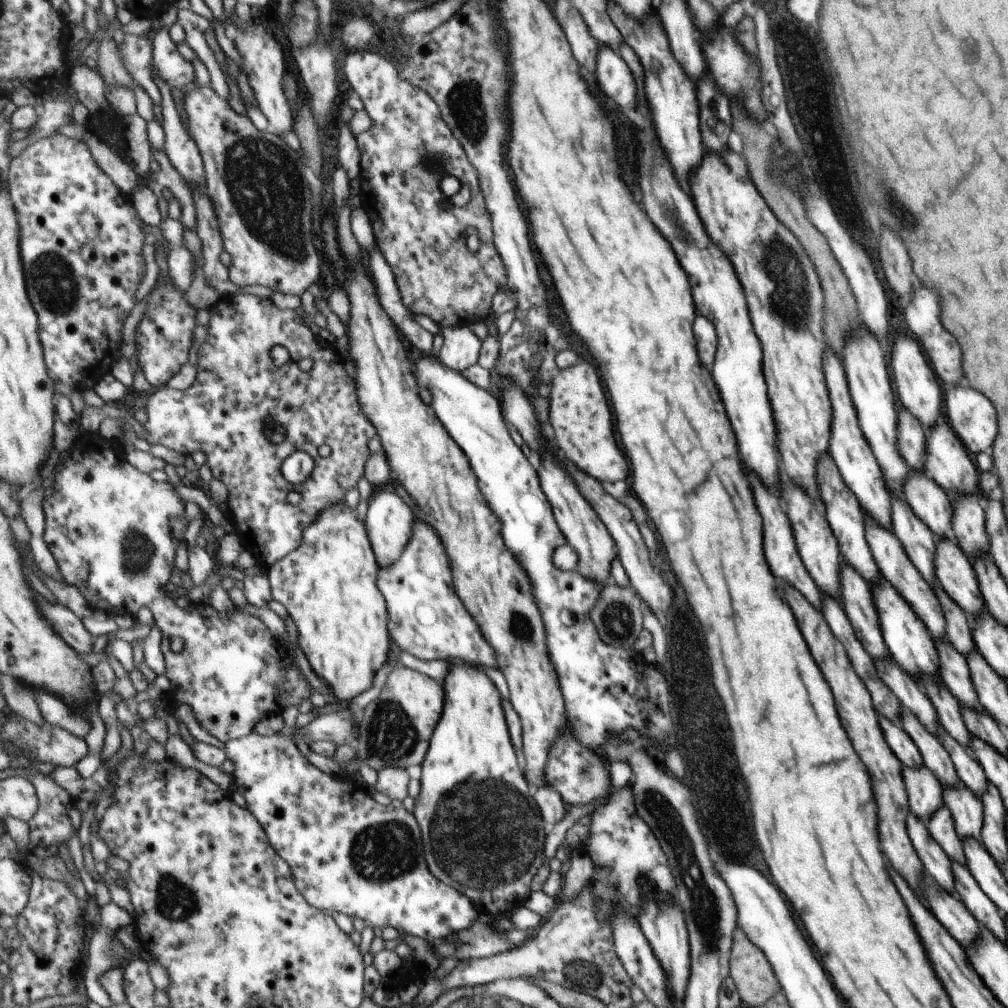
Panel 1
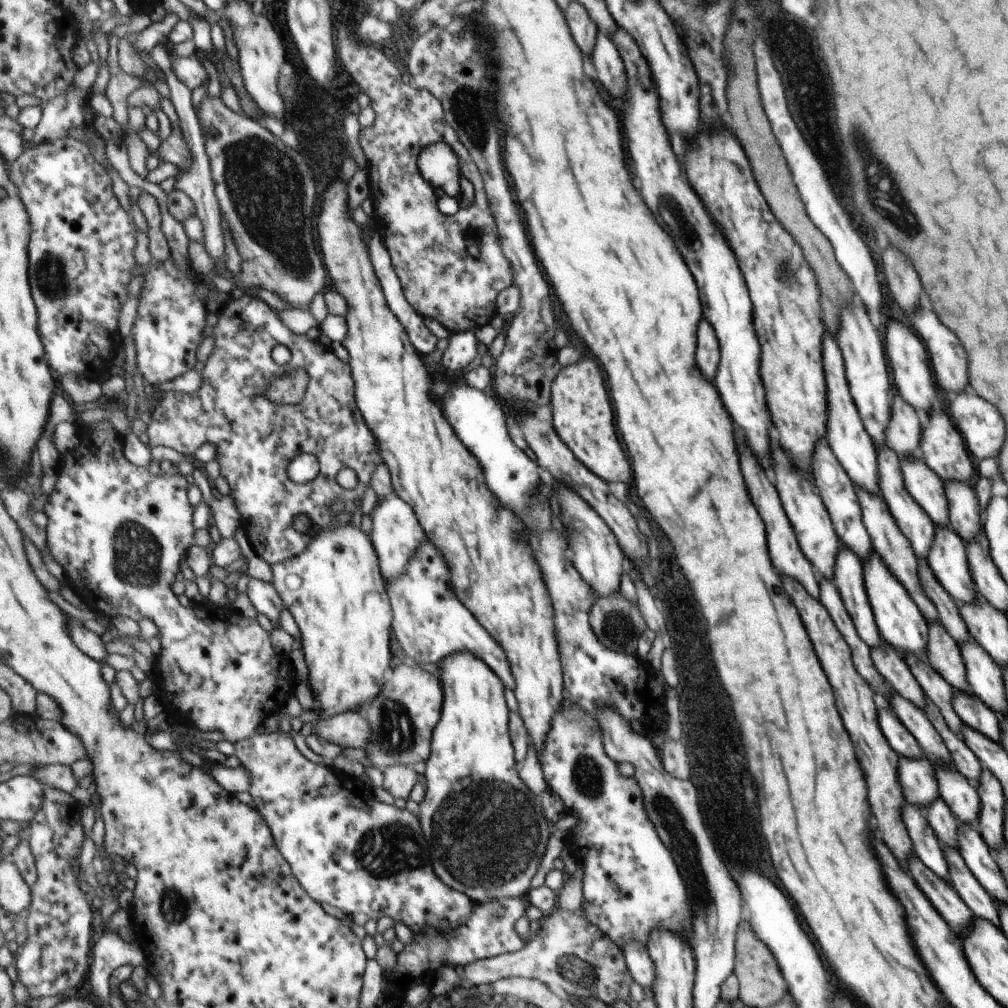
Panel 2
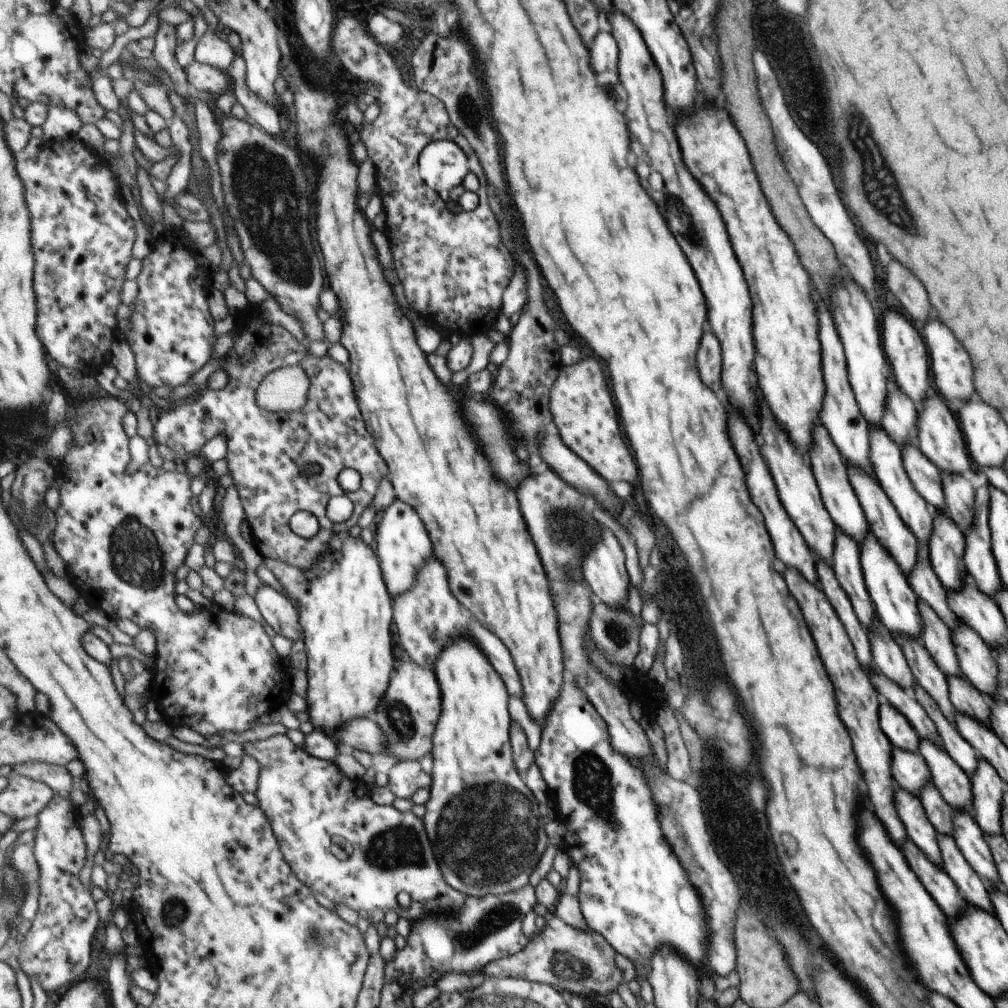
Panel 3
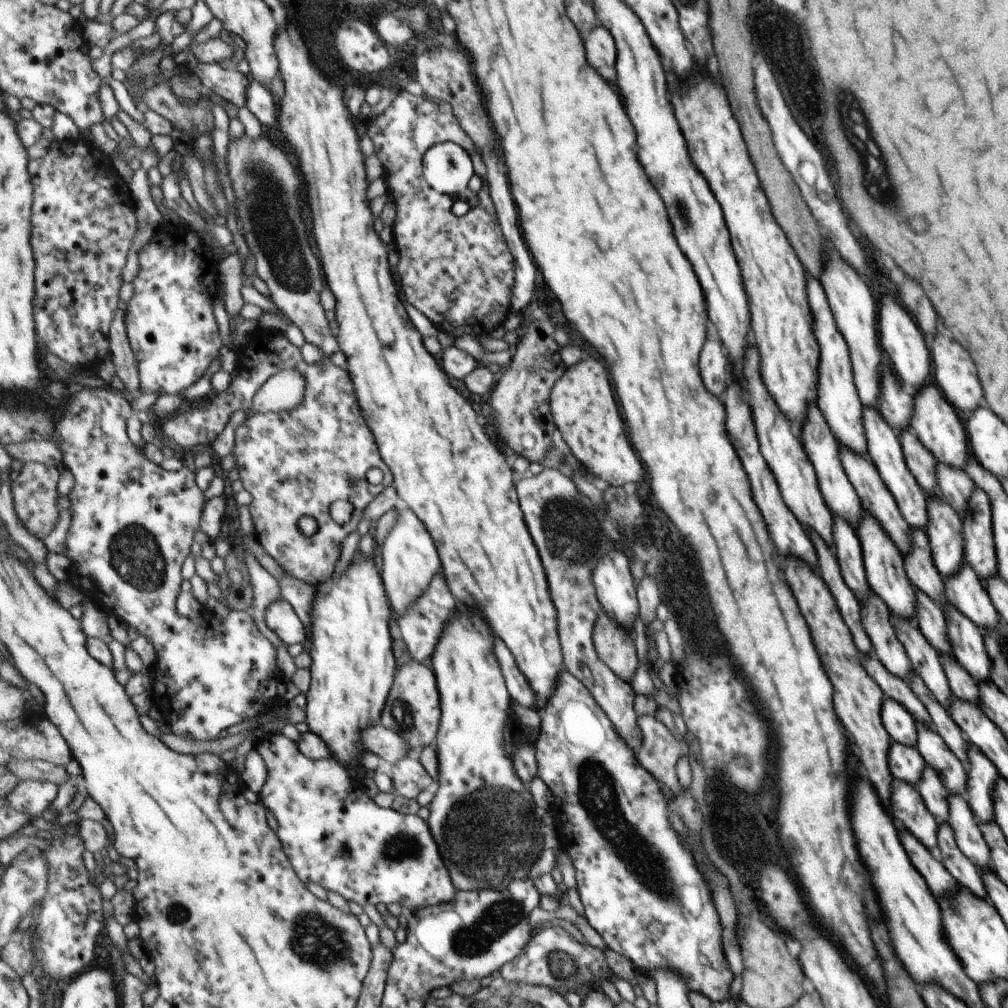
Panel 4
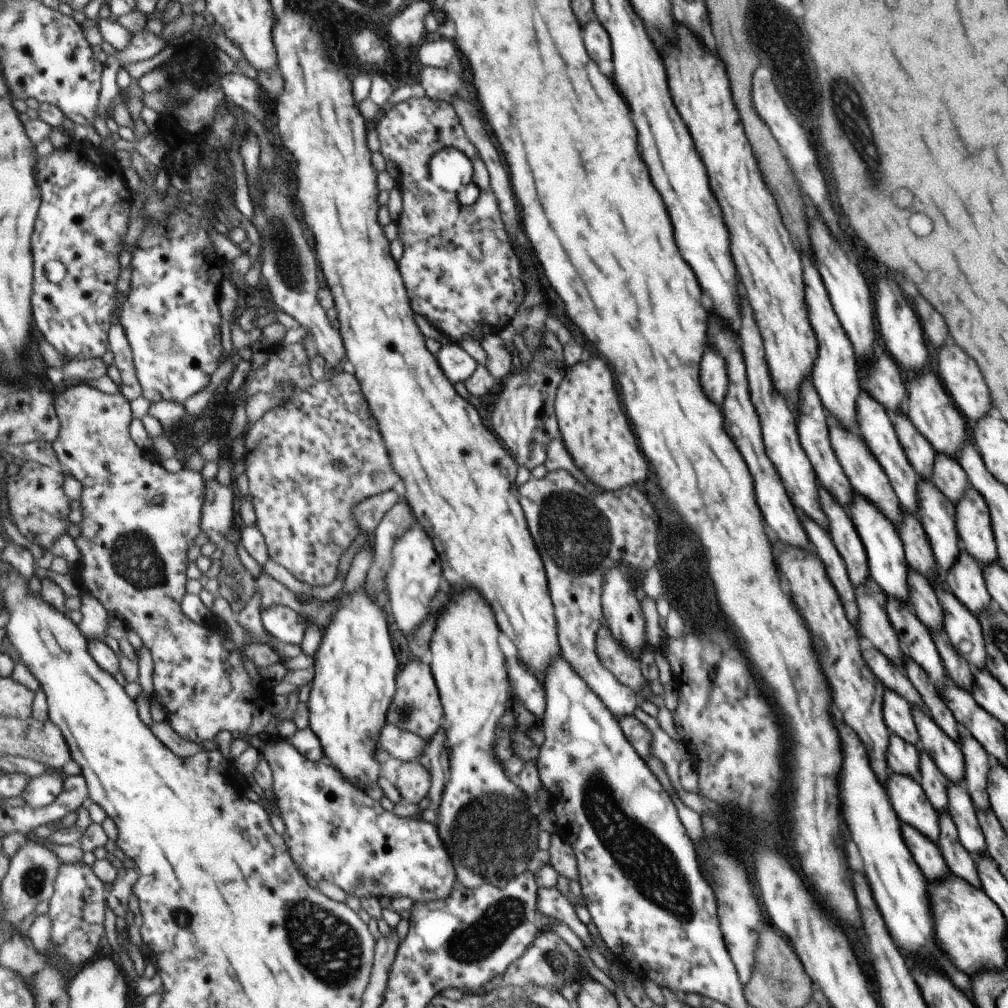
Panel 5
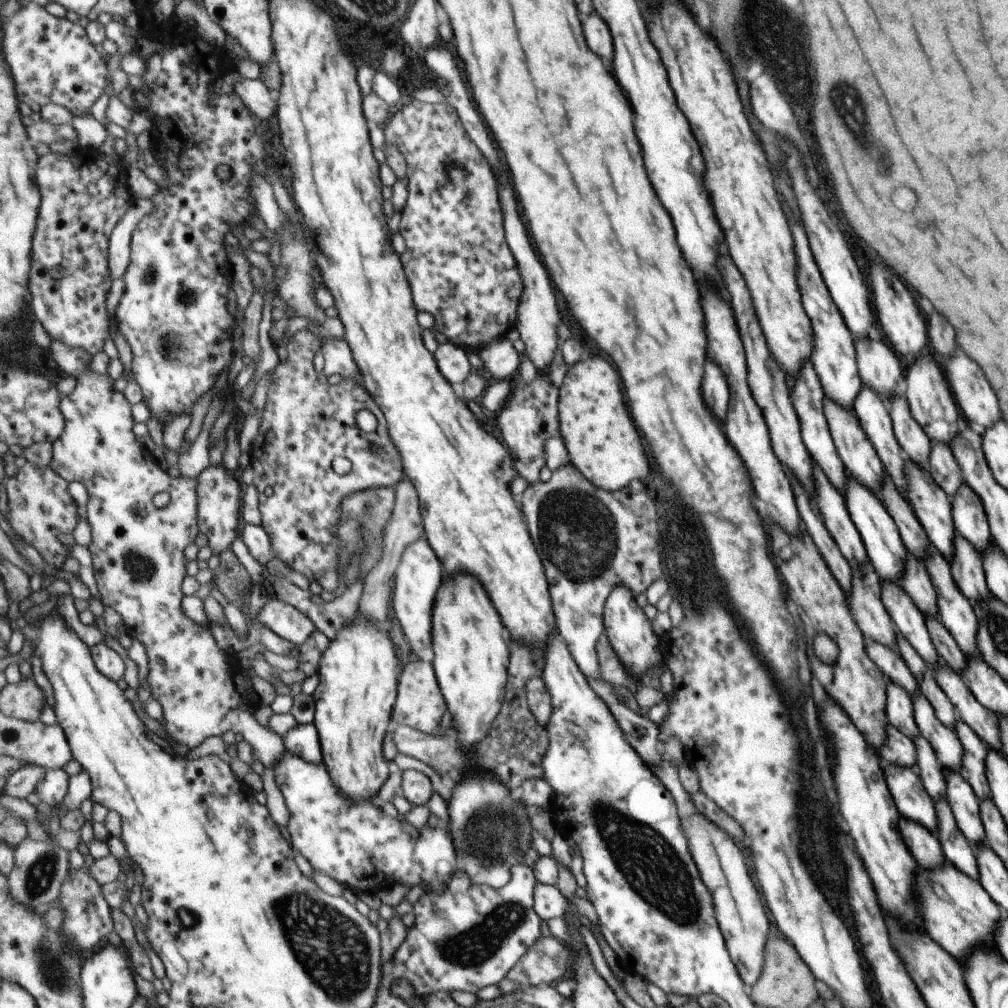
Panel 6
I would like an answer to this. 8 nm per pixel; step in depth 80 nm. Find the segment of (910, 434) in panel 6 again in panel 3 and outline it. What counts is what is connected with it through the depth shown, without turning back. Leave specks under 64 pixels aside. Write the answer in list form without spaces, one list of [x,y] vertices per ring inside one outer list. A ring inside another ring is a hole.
[[[905,443],[900,448],[902,465],[913,488],[928,504],[931,512],[947,512],[942,493],[940,470],[915,446]]]

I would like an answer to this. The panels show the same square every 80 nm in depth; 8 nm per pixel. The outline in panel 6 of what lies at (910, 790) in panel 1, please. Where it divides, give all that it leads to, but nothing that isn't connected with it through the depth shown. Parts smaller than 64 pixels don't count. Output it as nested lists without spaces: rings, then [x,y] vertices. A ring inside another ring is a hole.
[[[888,722],[886,738],[883,739],[878,748],[878,756],[881,758],[881,761],[889,764],[903,765],[917,772],[915,755],[916,750],[913,741]]]

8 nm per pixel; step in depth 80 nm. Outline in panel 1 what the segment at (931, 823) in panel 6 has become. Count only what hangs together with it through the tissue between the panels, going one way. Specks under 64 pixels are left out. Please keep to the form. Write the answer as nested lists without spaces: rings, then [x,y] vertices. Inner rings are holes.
[[[913,814],[906,819],[906,828],[909,832],[911,844],[915,852],[922,858],[923,868],[933,877],[939,888],[957,898],[954,890],[954,875],[950,858],[941,850],[941,847],[929,836],[926,823]]]

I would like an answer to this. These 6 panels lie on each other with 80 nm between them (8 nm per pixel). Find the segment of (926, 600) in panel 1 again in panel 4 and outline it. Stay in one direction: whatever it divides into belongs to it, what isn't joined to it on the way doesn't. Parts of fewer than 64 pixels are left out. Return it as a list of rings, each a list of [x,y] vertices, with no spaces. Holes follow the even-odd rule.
[[[839,442],[837,444],[838,457],[842,463],[842,468],[845,470],[850,483],[857,491],[857,495],[861,498],[862,510],[878,520],[878,523],[887,532],[890,539],[903,554],[903,559],[905,559],[906,552],[909,552],[910,549],[910,526],[903,520],[893,495],[887,490],[885,484],[883,484],[882,478],[869,458],[865,458],[861,453],[856,453]]]

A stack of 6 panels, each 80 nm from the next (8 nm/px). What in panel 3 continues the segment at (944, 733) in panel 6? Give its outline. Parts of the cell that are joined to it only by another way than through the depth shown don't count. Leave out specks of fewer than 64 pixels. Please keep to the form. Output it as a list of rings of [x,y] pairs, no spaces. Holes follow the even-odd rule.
[[[920,738],[918,753],[925,760],[931,782],[938,788],[944,801],[953,809],[970,811],[972,794],[970,778],[939,744]]]

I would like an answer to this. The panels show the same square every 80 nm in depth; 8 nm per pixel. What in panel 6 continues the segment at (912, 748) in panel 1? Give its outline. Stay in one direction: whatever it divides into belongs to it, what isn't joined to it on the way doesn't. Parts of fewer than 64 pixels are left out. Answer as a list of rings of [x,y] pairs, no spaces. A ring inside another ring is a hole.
[[[887,679],[887,686],[885,686],[885,714],[887,714],[887,720],[911,740],[918,735],[912,708],[912,699],[908,692]]]

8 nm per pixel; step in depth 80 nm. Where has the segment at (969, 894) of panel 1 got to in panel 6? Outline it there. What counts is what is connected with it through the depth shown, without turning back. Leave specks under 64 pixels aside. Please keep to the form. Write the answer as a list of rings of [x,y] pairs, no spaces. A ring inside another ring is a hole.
[[[945,798],[936,800],[934,811],[937,813],[937,837],[945,854],[945,862],[951,863],[962,873],[977,881],[976,858],[973,858],[967,839],[959,830],[947,800]]]

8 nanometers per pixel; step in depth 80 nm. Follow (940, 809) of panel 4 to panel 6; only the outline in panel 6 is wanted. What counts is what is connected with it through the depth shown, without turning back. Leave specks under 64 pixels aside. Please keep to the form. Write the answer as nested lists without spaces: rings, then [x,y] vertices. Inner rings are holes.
[[[923,735],[914,736],[912,741],[916,750],[915,764],[917,765],[917,774],[923,788],[933,802],[945,798],[945,768],[937,760],[933,747]]]

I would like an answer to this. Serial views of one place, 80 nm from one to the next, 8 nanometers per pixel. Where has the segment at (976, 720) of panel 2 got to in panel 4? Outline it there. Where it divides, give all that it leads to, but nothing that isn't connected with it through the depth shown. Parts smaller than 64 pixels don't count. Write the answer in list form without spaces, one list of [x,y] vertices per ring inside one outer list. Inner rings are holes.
[[[949,653],[939,654],[950,691],[957,698],[975,703],[979,694],[977,682]]]

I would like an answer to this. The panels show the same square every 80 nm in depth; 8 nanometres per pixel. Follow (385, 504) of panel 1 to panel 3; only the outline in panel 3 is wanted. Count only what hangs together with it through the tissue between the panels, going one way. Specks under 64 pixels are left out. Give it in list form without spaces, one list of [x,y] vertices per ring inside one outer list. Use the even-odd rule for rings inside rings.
[[[395,500],[387,510],[377,515],[374,527],[376,530],[377,545],[375,547],[379,561],[382,564],[384,580],[391,596],[399,598],[410,592],[419,579],[419,570],[425,566],[427,560],[435,555],[434,542],[427,532],[419,514],[408,504]]]

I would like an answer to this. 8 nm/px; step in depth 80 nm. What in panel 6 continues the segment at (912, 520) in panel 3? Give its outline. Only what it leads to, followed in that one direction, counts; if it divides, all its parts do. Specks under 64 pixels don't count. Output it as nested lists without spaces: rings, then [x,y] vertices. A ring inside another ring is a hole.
[[[863,386],[852,404],[852,412],[871,441],[885,472],[904,498],[906,480],[902,468],[905,456],[894,437],[887,401],[872,388]]]

